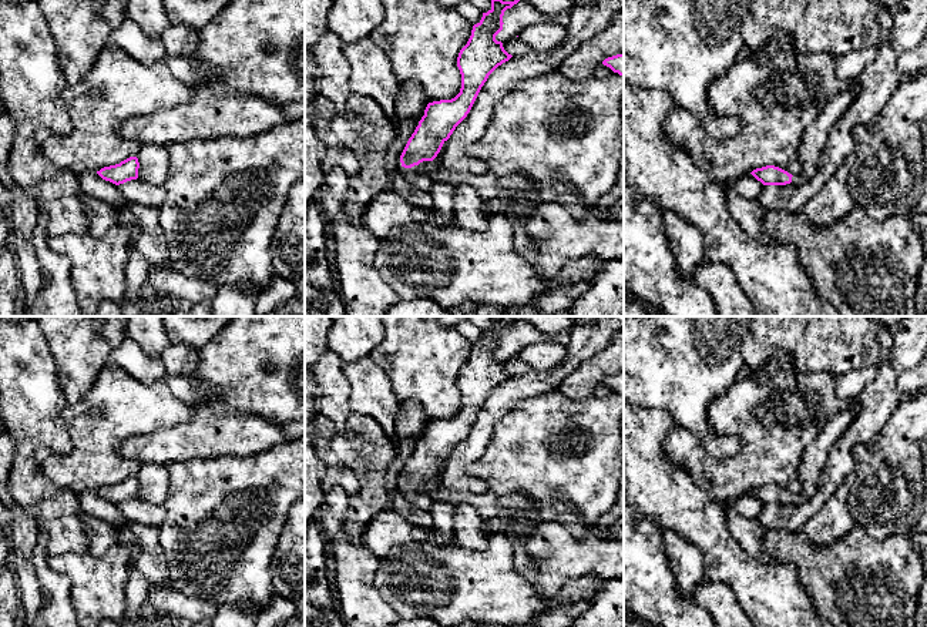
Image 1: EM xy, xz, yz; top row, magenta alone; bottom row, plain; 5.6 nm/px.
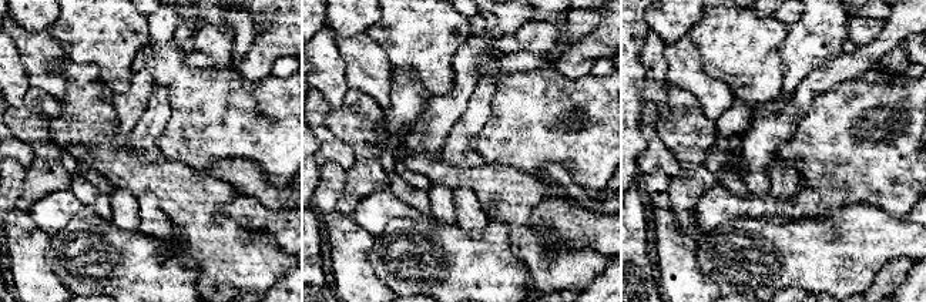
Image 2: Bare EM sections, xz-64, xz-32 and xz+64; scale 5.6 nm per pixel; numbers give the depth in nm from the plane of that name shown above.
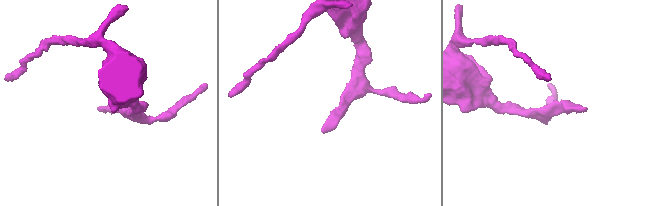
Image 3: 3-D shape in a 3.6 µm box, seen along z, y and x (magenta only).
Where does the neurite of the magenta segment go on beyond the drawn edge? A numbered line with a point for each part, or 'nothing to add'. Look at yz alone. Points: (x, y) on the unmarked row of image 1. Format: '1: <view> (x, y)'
1: yz (813, 459)

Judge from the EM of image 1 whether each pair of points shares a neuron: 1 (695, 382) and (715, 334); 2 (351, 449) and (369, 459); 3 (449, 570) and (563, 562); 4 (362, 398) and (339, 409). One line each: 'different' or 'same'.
1: same
2: same
3: same
4: different

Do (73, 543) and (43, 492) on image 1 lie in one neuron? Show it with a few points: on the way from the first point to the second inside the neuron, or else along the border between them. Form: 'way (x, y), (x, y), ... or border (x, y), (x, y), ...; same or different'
way (66, 530), (59, 513), (50, 505); same

